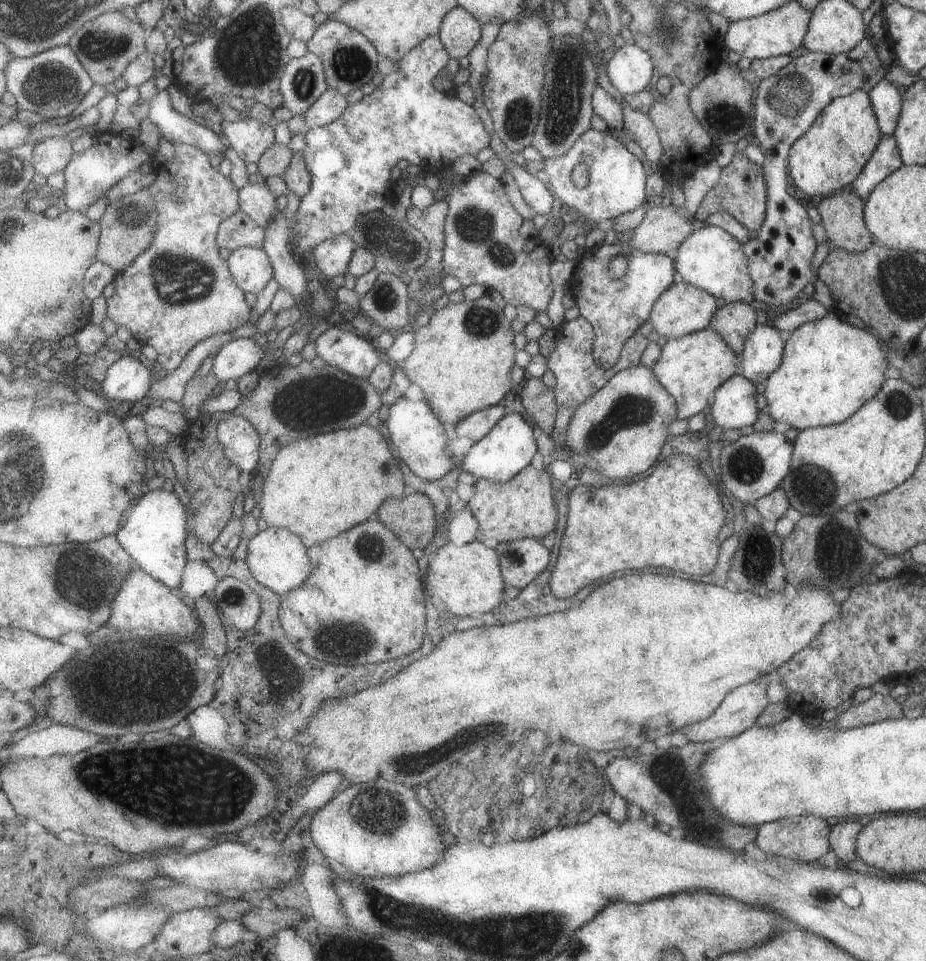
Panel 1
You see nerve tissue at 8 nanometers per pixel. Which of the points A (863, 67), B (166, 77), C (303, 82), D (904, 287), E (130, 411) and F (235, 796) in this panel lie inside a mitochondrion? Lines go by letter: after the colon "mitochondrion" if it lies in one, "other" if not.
A: other
B: other
C: mitochondrion
D: mitochondrion
E: other
F: mitochondrion

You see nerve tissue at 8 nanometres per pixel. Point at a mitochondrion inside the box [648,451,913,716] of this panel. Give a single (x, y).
(810, 482)

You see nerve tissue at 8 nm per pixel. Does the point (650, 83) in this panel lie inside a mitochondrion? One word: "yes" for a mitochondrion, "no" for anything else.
no

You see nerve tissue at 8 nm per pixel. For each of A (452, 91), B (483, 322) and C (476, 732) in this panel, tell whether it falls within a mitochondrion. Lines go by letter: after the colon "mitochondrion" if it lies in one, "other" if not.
A: other
B: mitochondrion
C: mitochondrion

